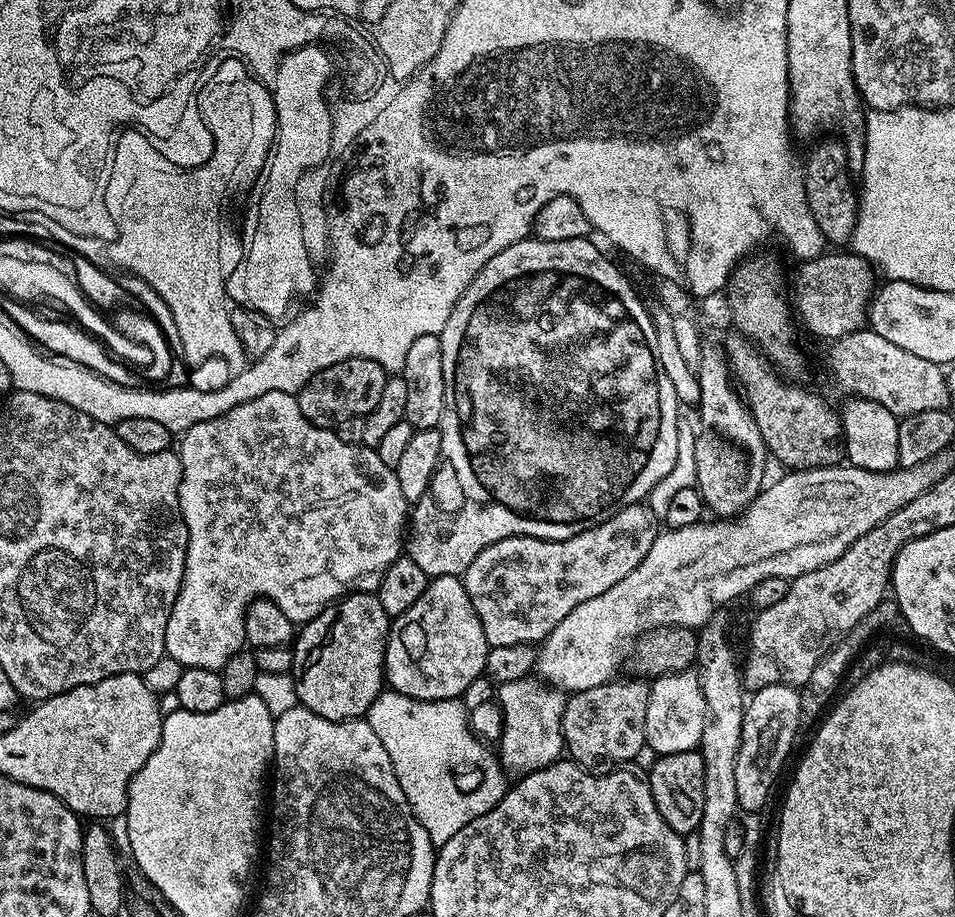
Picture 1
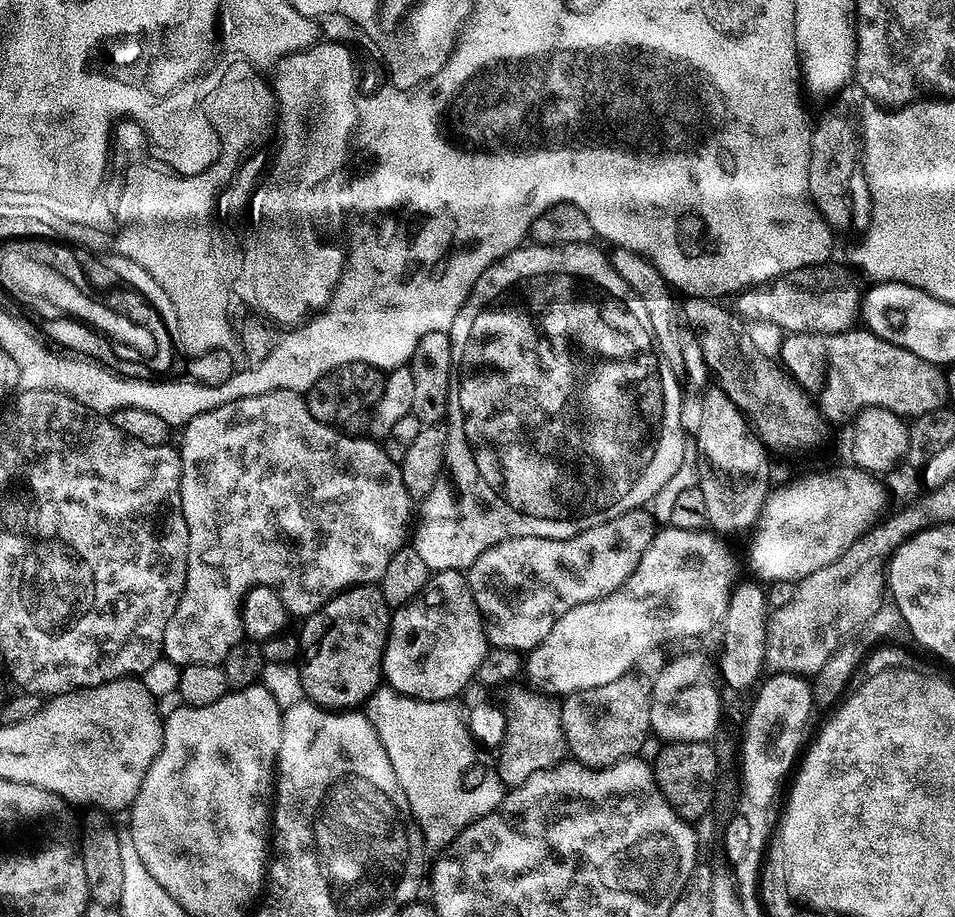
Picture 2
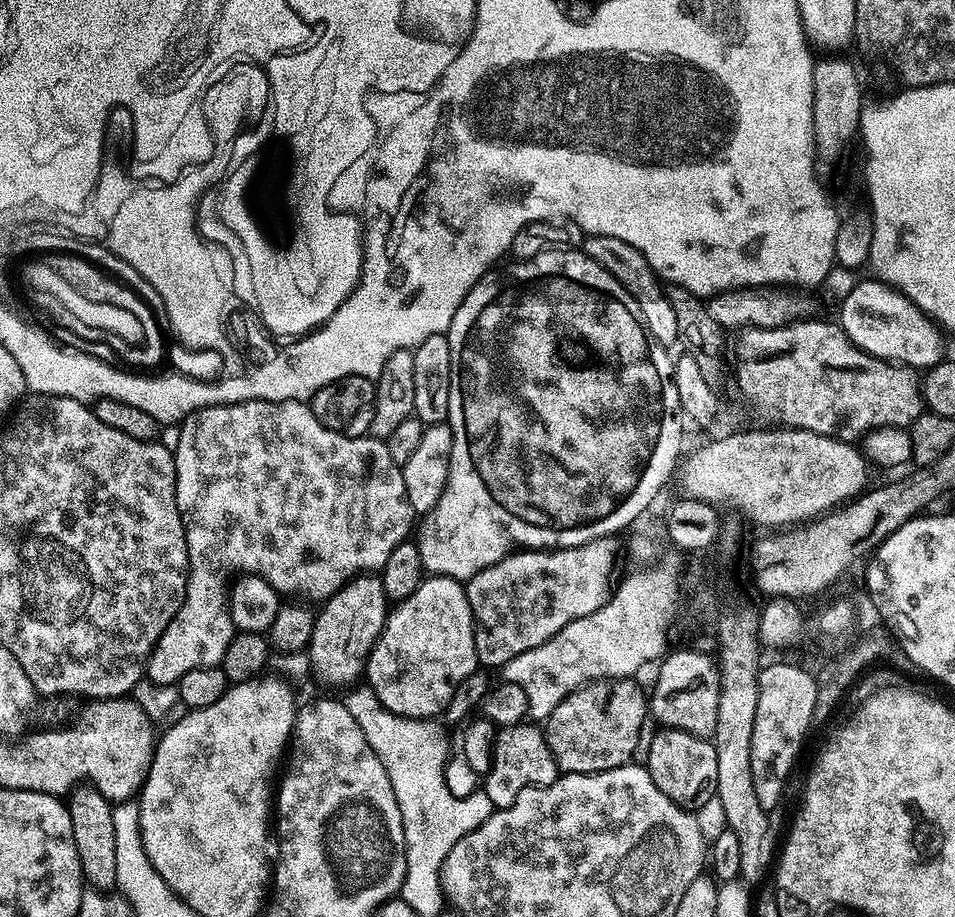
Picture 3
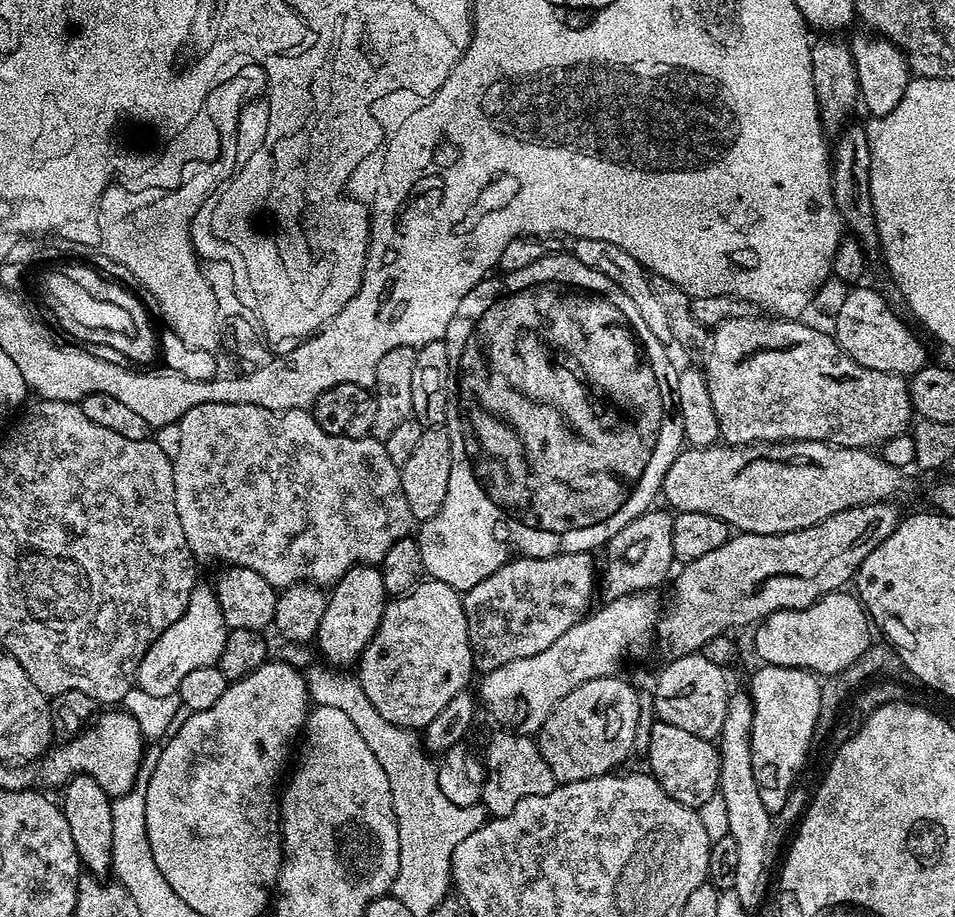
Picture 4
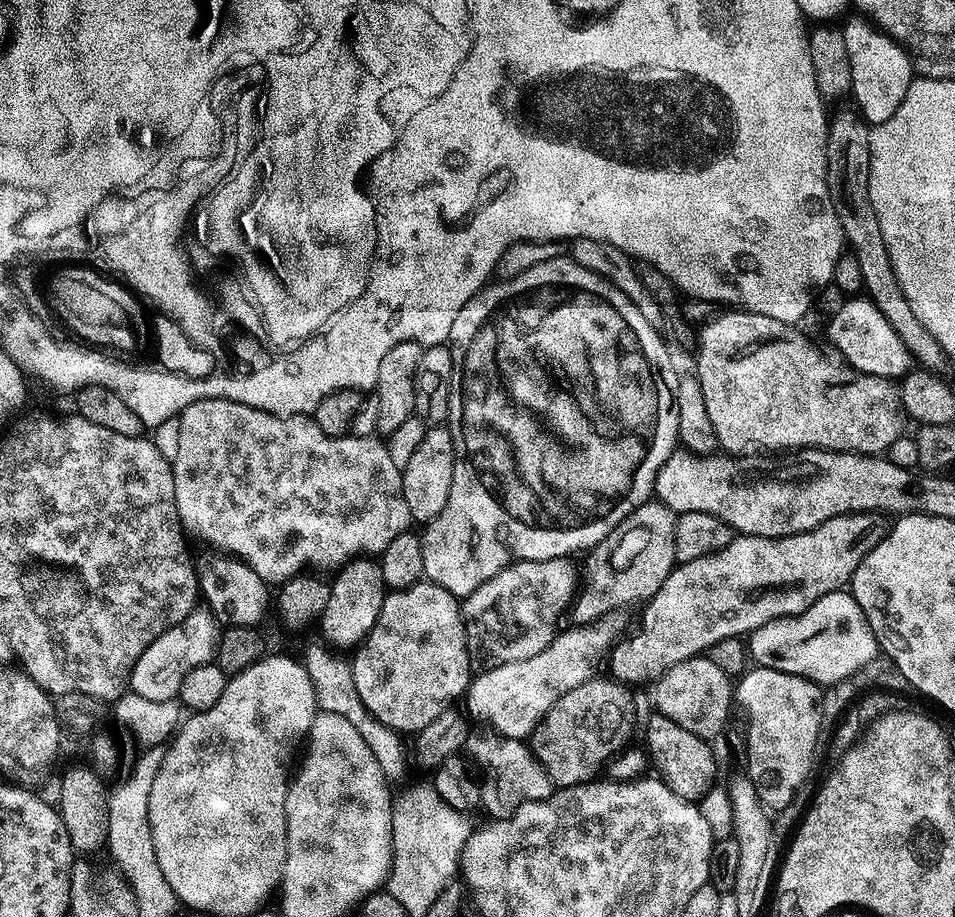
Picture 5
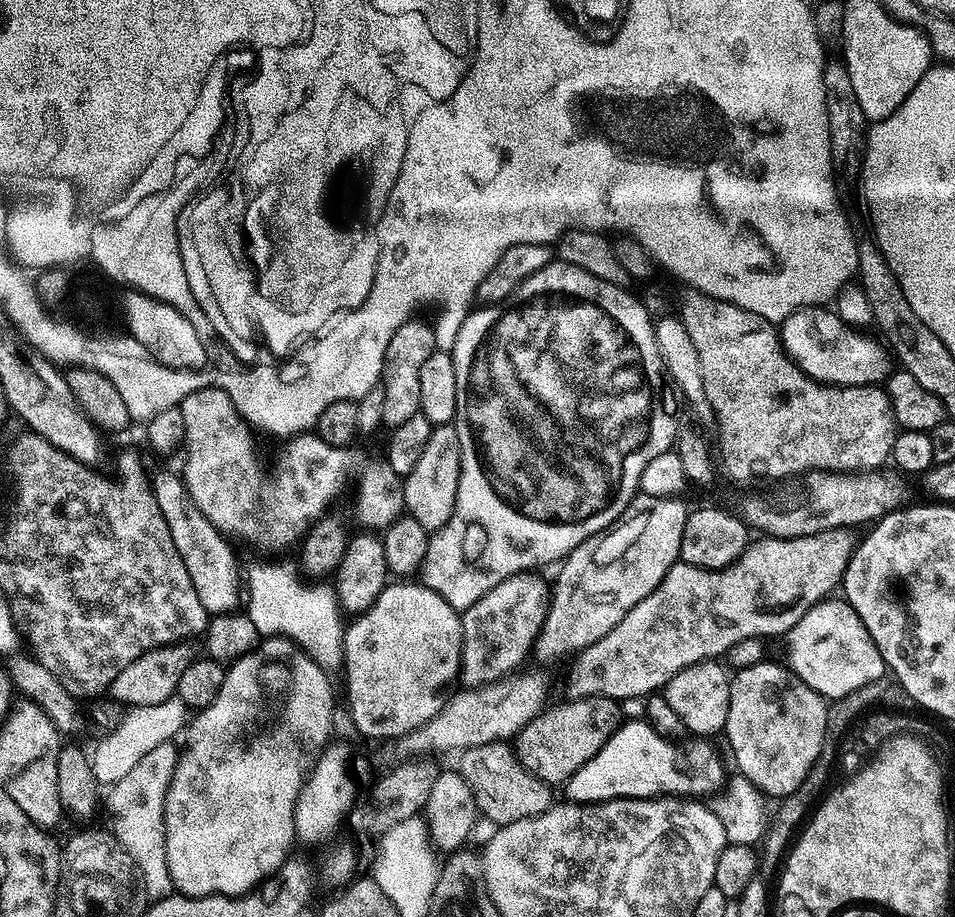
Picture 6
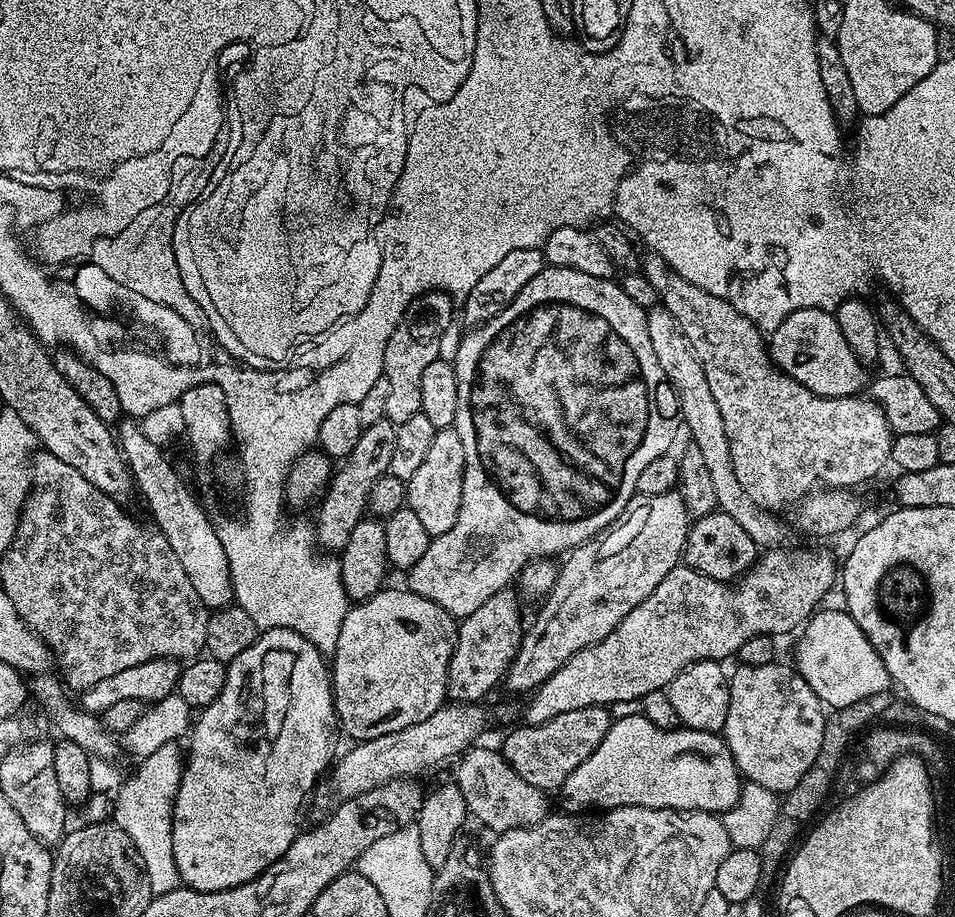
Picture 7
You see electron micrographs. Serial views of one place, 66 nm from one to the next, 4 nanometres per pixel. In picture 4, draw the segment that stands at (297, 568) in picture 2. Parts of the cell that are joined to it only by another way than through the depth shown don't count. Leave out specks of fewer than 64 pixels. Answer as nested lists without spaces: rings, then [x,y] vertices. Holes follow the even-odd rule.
[[[206,402],[202,406],[186,410],[186,414],[178,422],[179,428],[180,441],[176,444],[172,462],[174,494],[178,506],[178,522],[182,522],[186,542],[197,561],[225,560],[223,562],[225,565],[249,568],[262,574],[262,578],[266,578],[266,582],[270,582],[277,590],[303,583],[332,586],[344,577],[346,570],[358,564],[379,565],[386,550],[390,550],[394,542],[398,542],[413,531],[414,521],[410,514],[410,506],[406,506],[406,494],[402,494],[400,469],[394,466],[394,462],[390,462],[390,454],[386,454],[383,440],[374,440],[371,436],[350,438],[347,434],[331,436],[326,434],[326,430],[322,430],[322,426],[318,426],[318,422],[314,422],[311,411],[302,408],[276,412],[273,408],[230,402]],[[204,582],[197,583],[195,590],[190,594],[190,602],[182,618],[178,618],[178,622],[174,622],[174,626],[166,629],[152,643],[150,650],[146,650],[136,671],[136,684],[146,694],[173,695],[179,689],[182,678],[190,674],[190,670],[198,670],[198,666],[210,666],[219,661],[229,631],[216,601],[215,591],[209,585],[207,588]]]

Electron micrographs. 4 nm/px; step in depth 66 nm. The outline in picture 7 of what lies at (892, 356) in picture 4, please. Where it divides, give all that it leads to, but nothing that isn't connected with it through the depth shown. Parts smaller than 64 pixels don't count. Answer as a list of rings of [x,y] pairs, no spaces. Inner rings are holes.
[[[822,308],[794,310],[771,333],[773,364],[819,396],[855,396],[864,384],[865,365],[839,329],[831,311]]]

